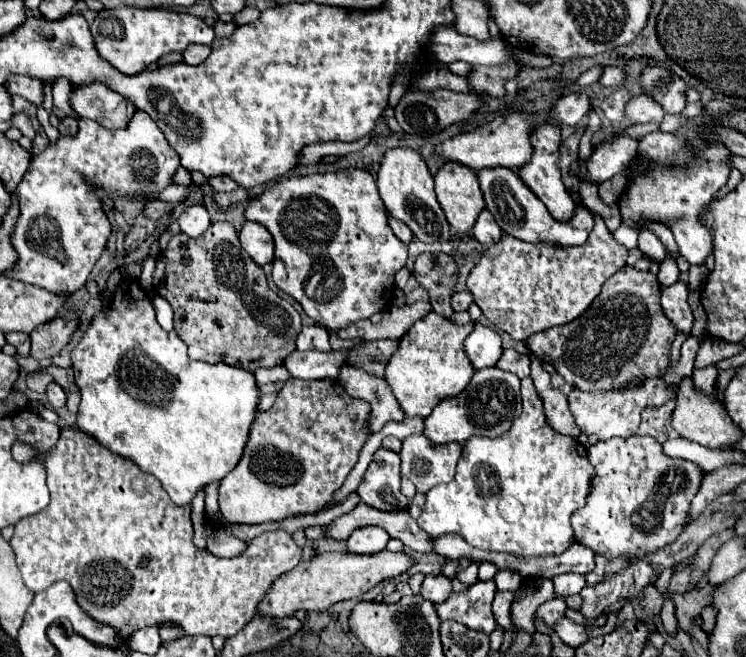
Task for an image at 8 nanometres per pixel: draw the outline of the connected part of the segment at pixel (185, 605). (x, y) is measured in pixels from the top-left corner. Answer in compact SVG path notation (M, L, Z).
M65 427L57 447L50 452L38 453L25 443L13 445L13 459L19 463L28 463L38 454L47 467L51 503L43 511L21 519L9 541L23 583L37 593L53 581L67 581L75 591L79 607L97 623L113 627L119 641L127 641L139 629L161 627L165 623L181 627L185 635L221 635L227 639L255 617L257 603L267 587L301 561L303 549L283 529L253 537L247 541L245 551L231 559L221 559L207 549L199 549L193 543L191 507L171 503L159 479L139 471L133 461L113 455L77 427Z

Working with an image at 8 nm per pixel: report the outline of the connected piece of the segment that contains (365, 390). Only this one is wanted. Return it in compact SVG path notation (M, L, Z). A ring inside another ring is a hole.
M343 367L339 375L339 383L345 391L355 397L363 399L371 405L371 415L367 419L367 433L379 433L389 421L403 421L403 411L399 409L397 399L393 397L391 389L383 379L377 379L363 369L357 367Z

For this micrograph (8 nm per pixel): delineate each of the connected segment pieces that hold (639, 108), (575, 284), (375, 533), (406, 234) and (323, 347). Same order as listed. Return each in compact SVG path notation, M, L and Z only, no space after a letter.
M637 95L627 105L627 119L631 123L661 123L665 117L663 107L655 103L649 95Z
M593 213L593 219L595 227L579 247L523 243L511 235L503 235L495 247L489 247L467 279L467 287L483 315L517 341L577 319L599 295L601 285L627 265L629 257L629 249L615 241L603 219L597 213Z
M363 527L351 533L351 537L347 539L347 547L353 553L379 553L385 549L387 541L389 541L387 531L379 527Z
M389 217L389 225L391 225L391 229L393 229L393 233L405 243L405 245L409 245L411 241L413 241L413 235L411 235L411 229L407 229L401 221L397 221L397 219L393 219L393 217Z
M313 325L313 327L303 327L301 333L297 335L297 351L331 351L329 345L329 335L325 327Z

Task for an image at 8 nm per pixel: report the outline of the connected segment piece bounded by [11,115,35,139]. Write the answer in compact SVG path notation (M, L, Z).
M13 115L11 123L13 123L13 127L17 127L25 137L29 137L29 139L35 137L35 129L31 127L31 121L29 121L25 115Z

